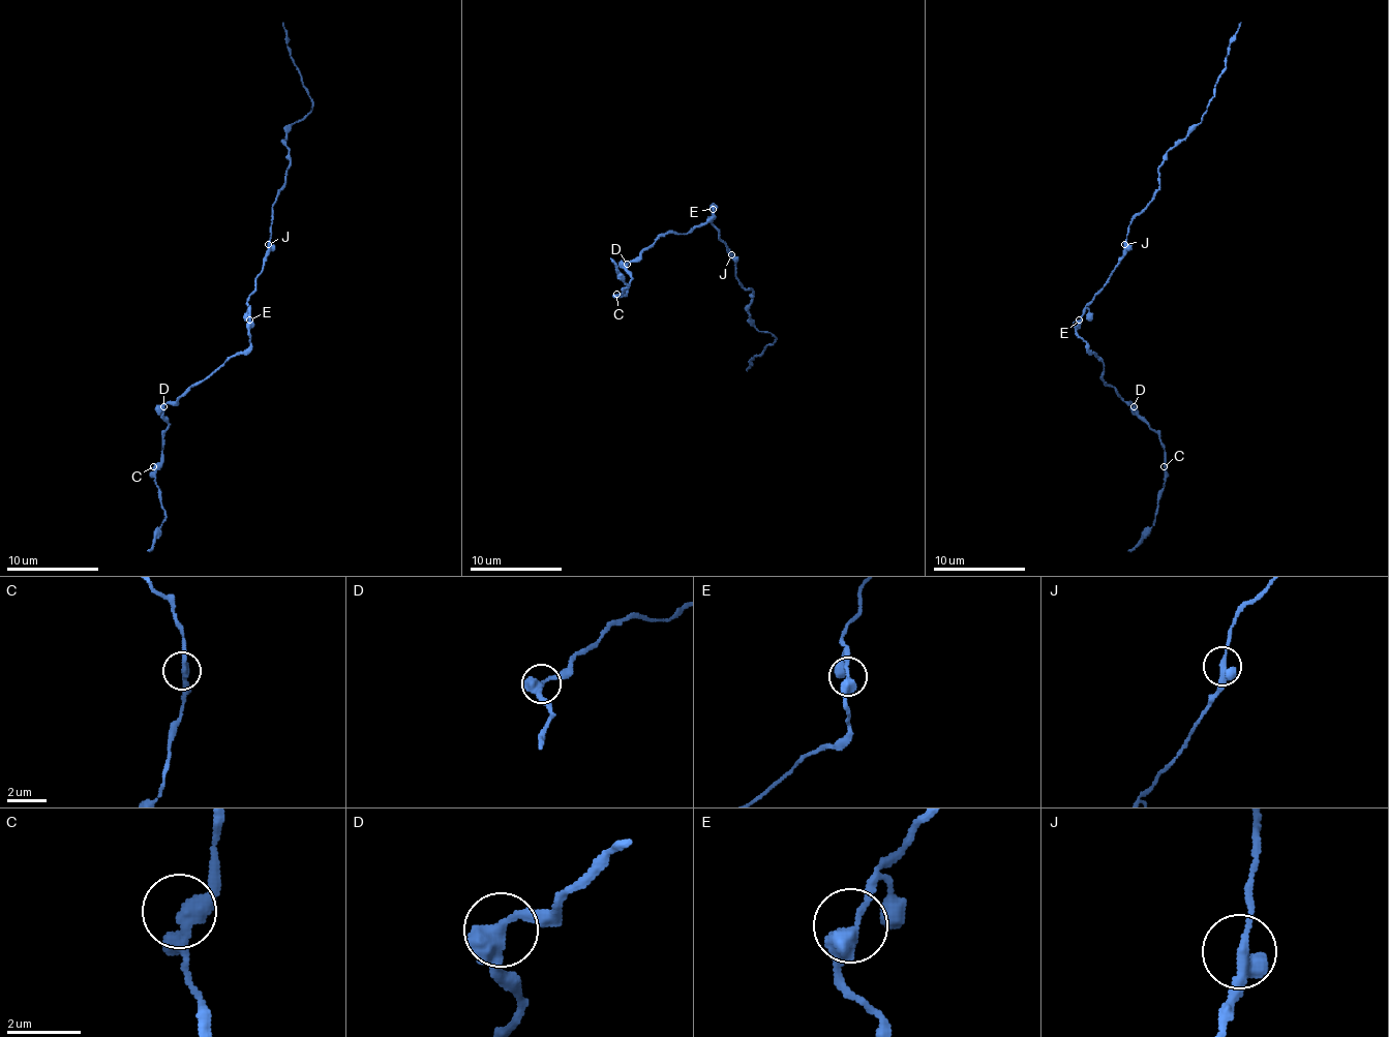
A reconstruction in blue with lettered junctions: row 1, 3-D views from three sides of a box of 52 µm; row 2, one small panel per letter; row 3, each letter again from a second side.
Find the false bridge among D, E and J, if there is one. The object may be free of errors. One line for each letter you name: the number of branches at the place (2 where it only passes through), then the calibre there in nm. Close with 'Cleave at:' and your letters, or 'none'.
Cleave at: none

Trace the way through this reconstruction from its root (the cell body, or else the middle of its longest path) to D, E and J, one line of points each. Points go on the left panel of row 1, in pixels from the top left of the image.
D: (249, 299), (249, 344), (194, 384), (176, 402), (168, 402), (162, 406)
E: (249, 299), (249, 319)
J: (249, 299), (261, 274), (268, 244)

